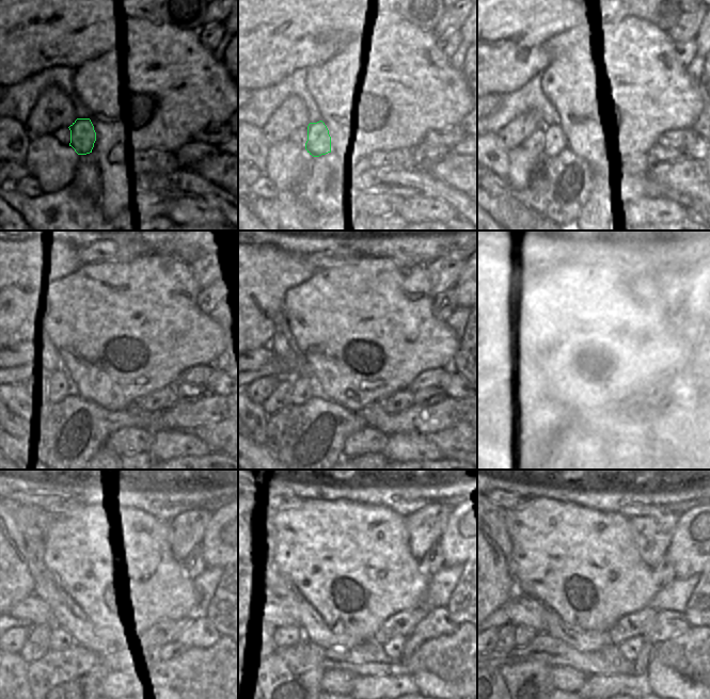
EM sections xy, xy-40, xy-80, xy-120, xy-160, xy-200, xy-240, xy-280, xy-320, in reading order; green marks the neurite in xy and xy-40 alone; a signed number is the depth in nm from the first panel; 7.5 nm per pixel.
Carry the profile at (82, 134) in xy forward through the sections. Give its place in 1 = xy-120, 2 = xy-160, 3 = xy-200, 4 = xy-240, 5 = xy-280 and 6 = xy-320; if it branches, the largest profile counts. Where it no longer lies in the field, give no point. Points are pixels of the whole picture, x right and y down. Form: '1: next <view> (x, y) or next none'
1: next xy-120 (63, 386)
2: next xy-160 (302, 386)
3: next xy-200 (538, 395)
4: next xy-240 (61, 638)
5: next xy-280 (287, 636)
6: next xy-320 (523, 635)

